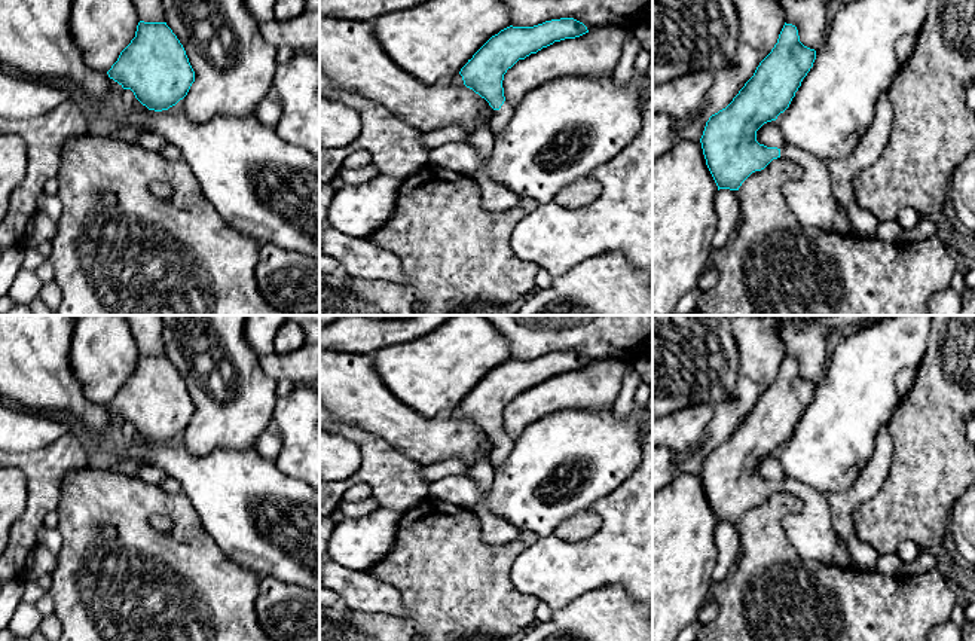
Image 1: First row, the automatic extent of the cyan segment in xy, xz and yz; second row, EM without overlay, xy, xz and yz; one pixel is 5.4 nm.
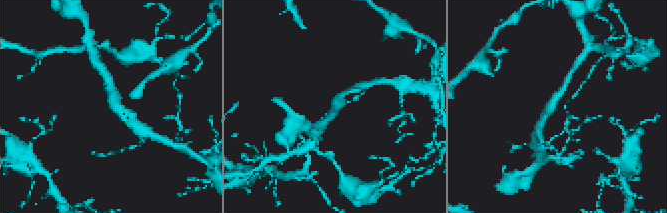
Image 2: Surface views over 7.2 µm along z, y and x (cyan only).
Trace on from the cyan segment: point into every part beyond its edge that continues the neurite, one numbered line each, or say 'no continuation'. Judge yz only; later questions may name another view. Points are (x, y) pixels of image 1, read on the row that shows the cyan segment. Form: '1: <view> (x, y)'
1: yz (810, 198)

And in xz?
1: xz (500, 118)

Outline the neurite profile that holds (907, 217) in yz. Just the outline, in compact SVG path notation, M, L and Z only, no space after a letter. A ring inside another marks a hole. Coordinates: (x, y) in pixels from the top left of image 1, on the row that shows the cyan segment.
M904 207L896 216L896 222L905 231L914 228L920 219L921 216L913 207Z

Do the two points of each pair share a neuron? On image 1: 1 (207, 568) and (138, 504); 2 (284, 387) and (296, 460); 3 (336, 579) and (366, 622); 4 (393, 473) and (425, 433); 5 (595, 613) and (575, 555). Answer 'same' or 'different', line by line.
1: same
2: different
3: different
4: different
5: different

